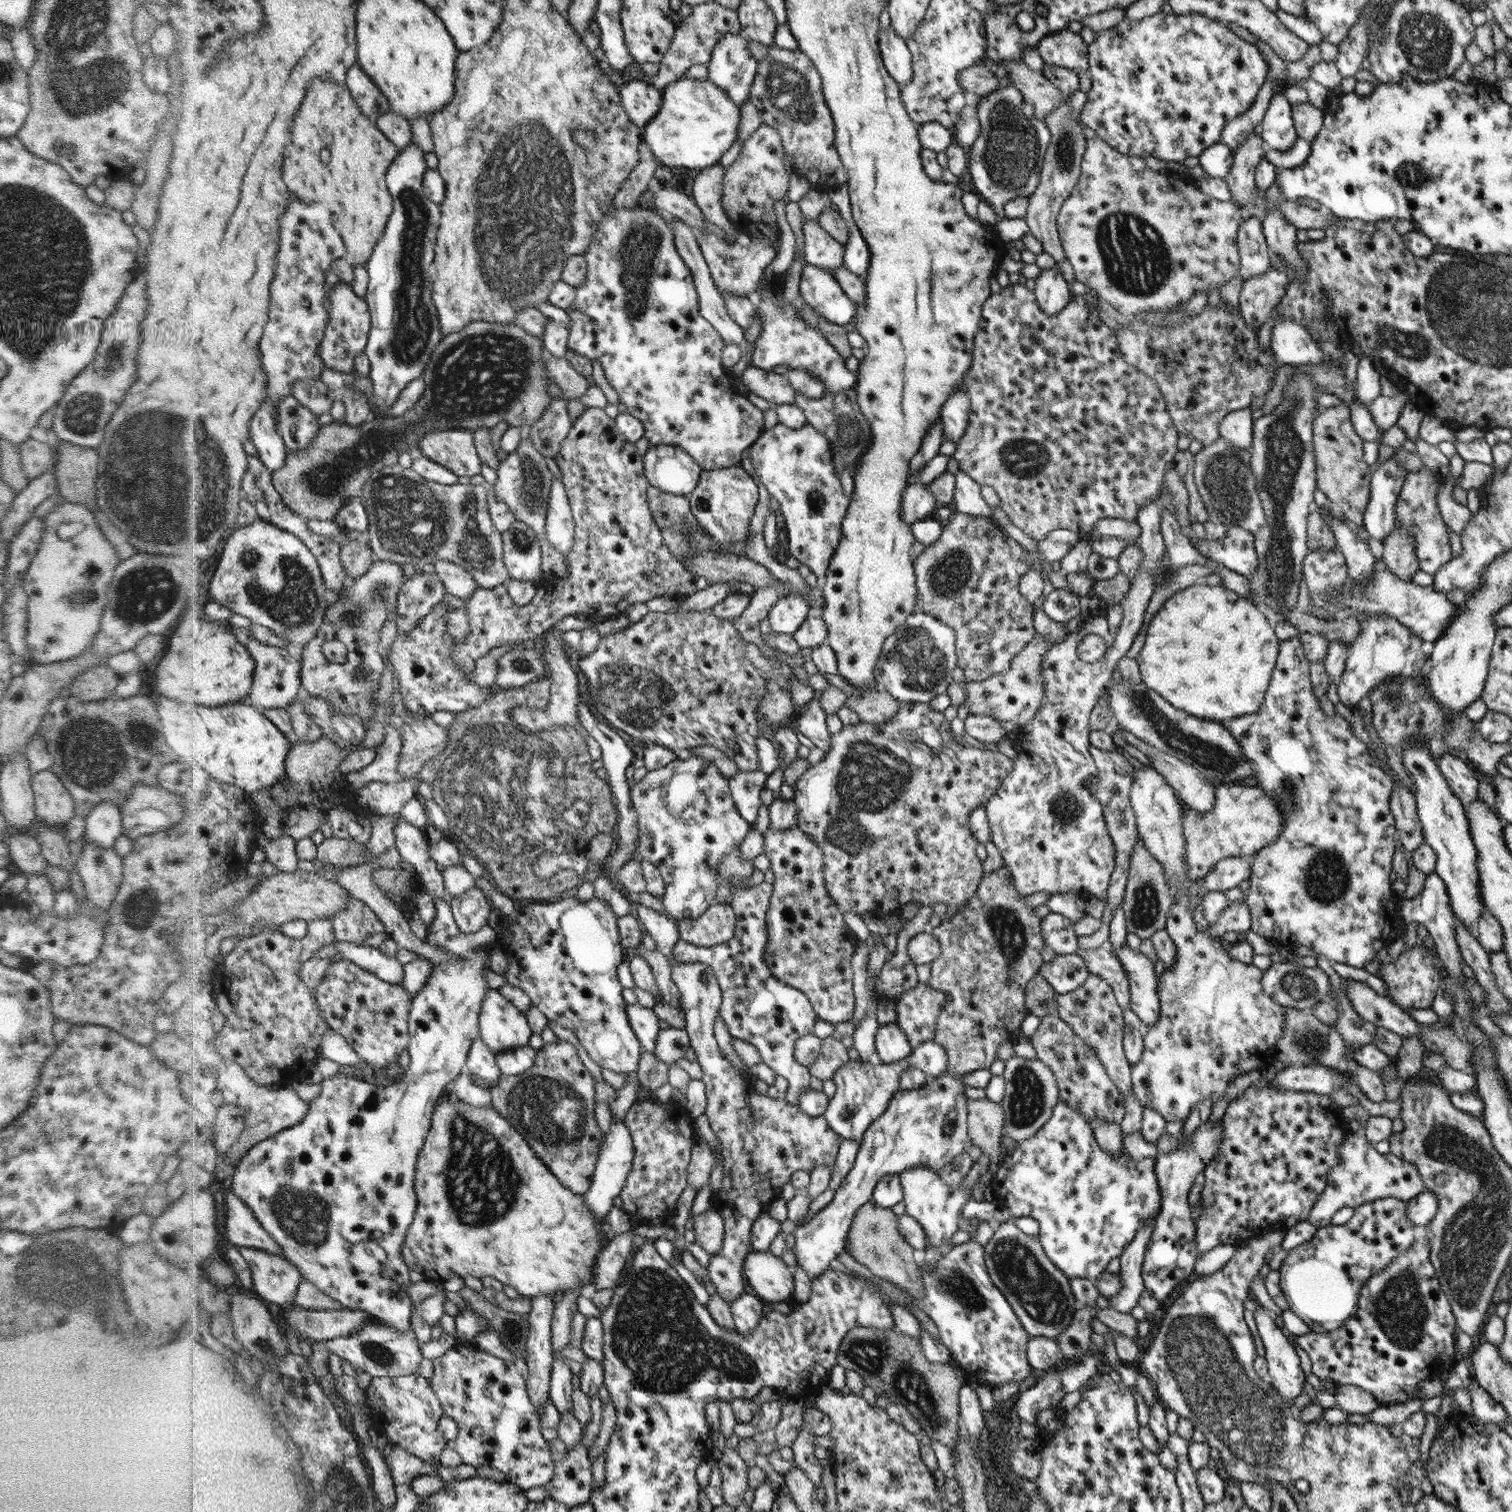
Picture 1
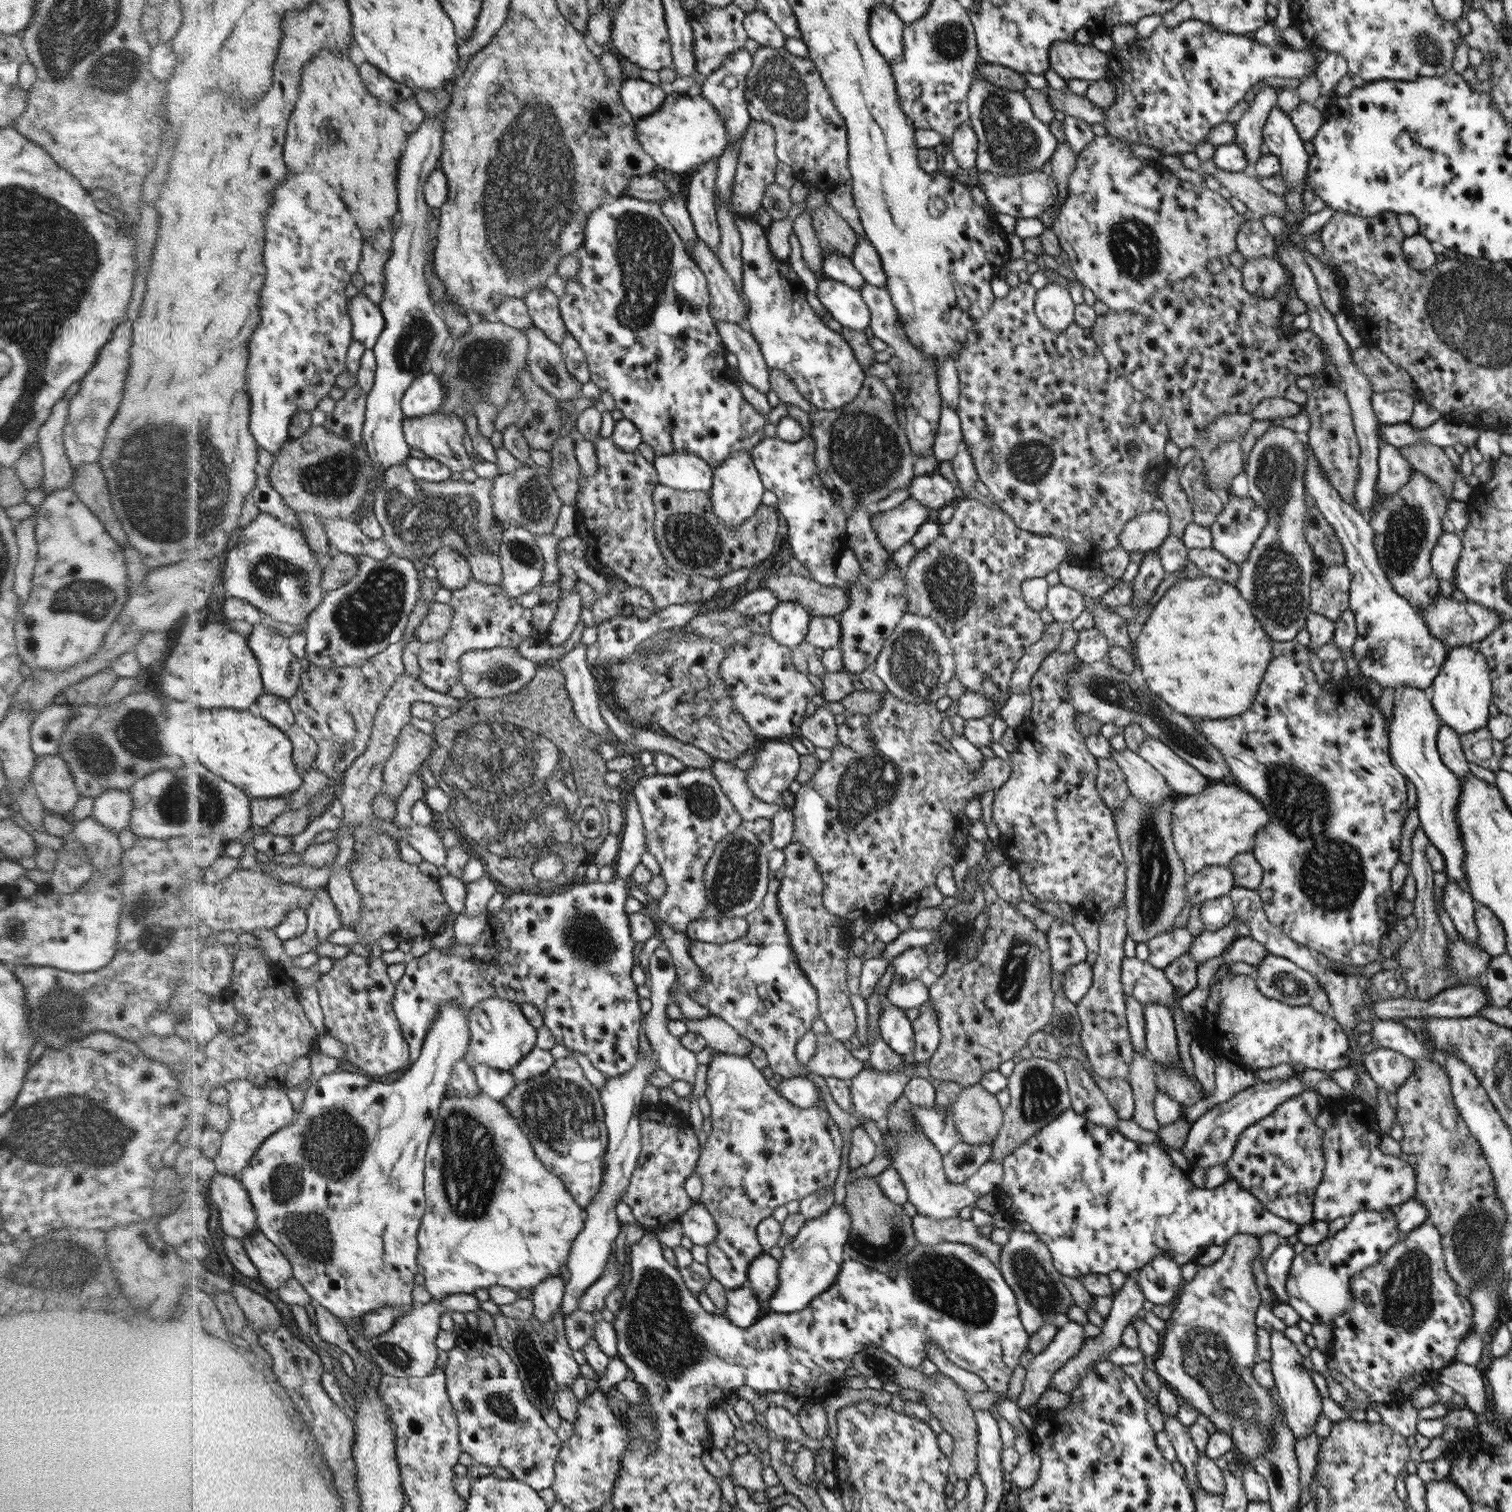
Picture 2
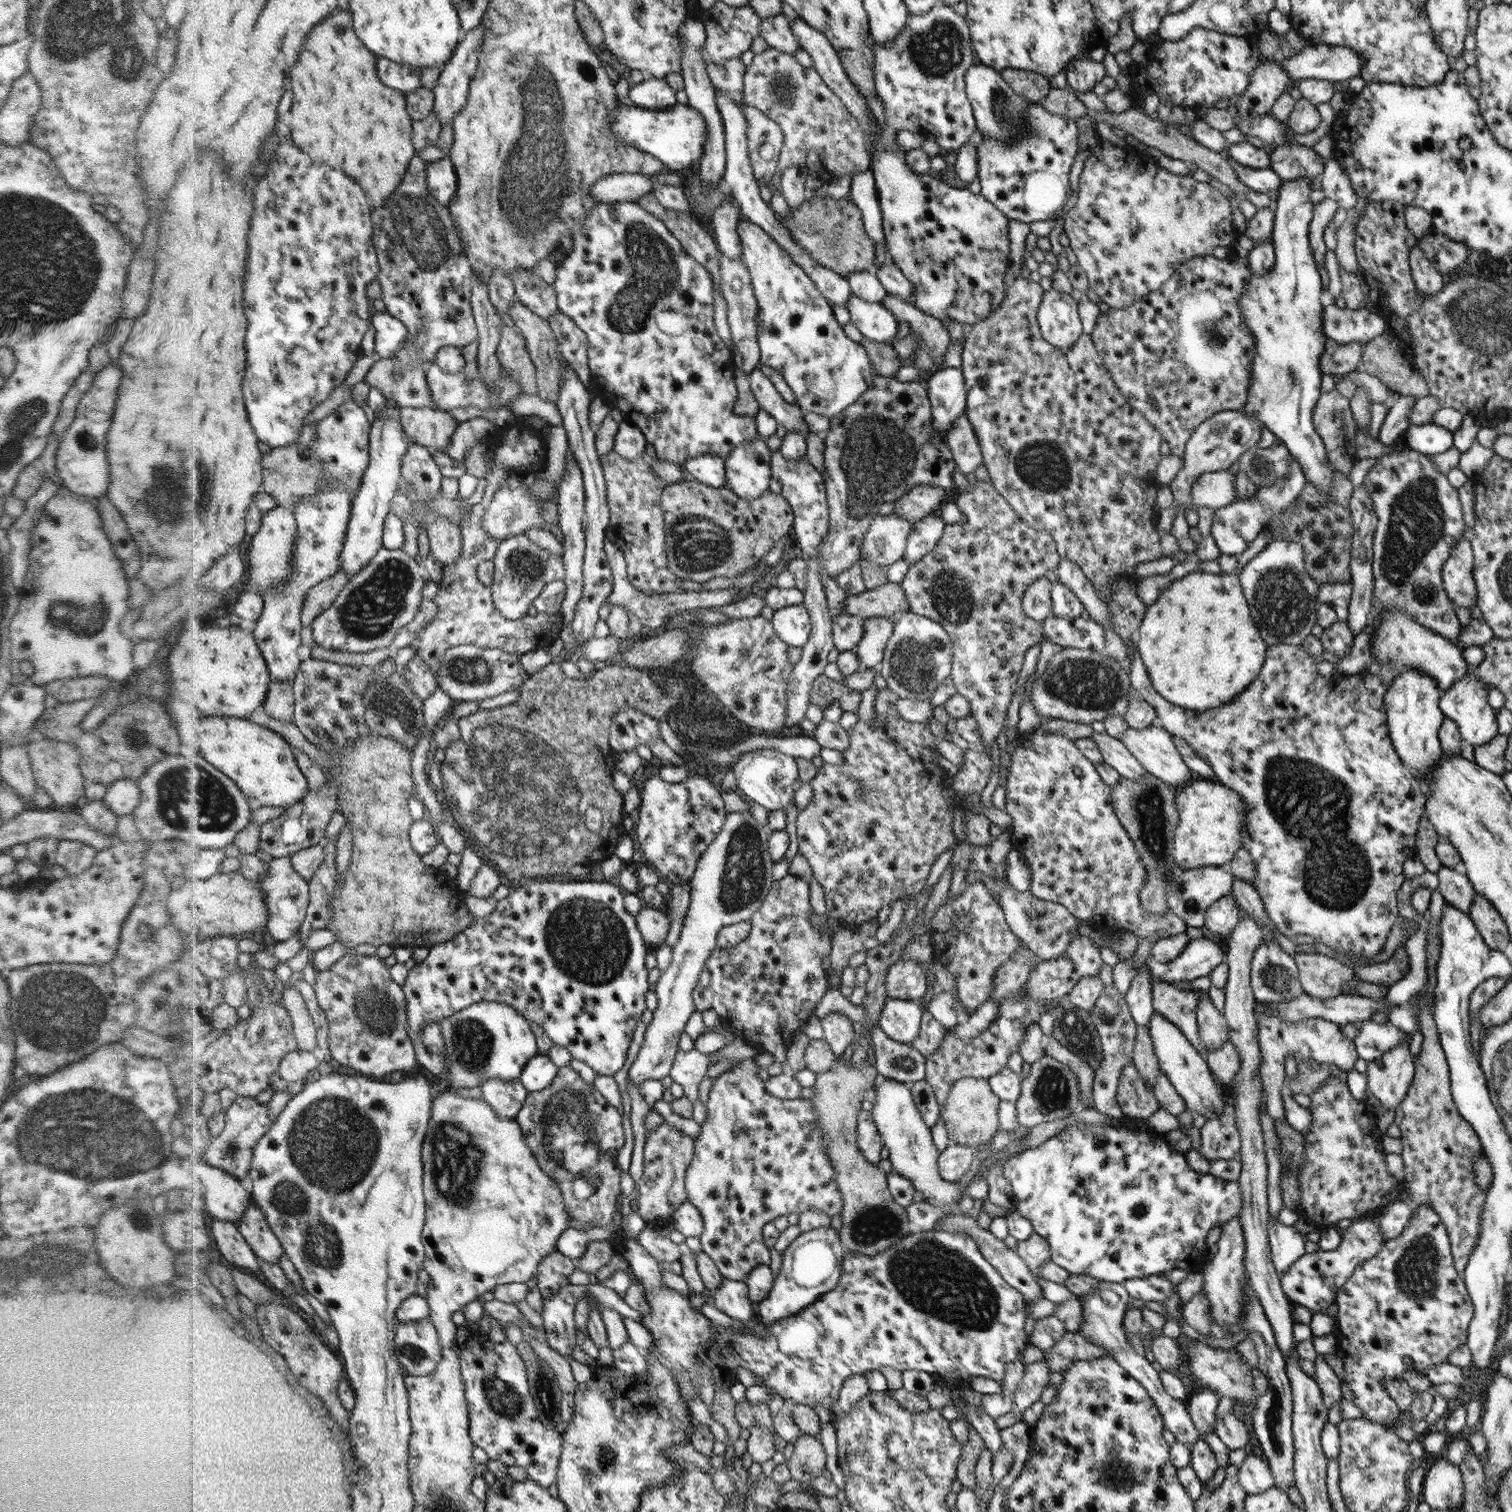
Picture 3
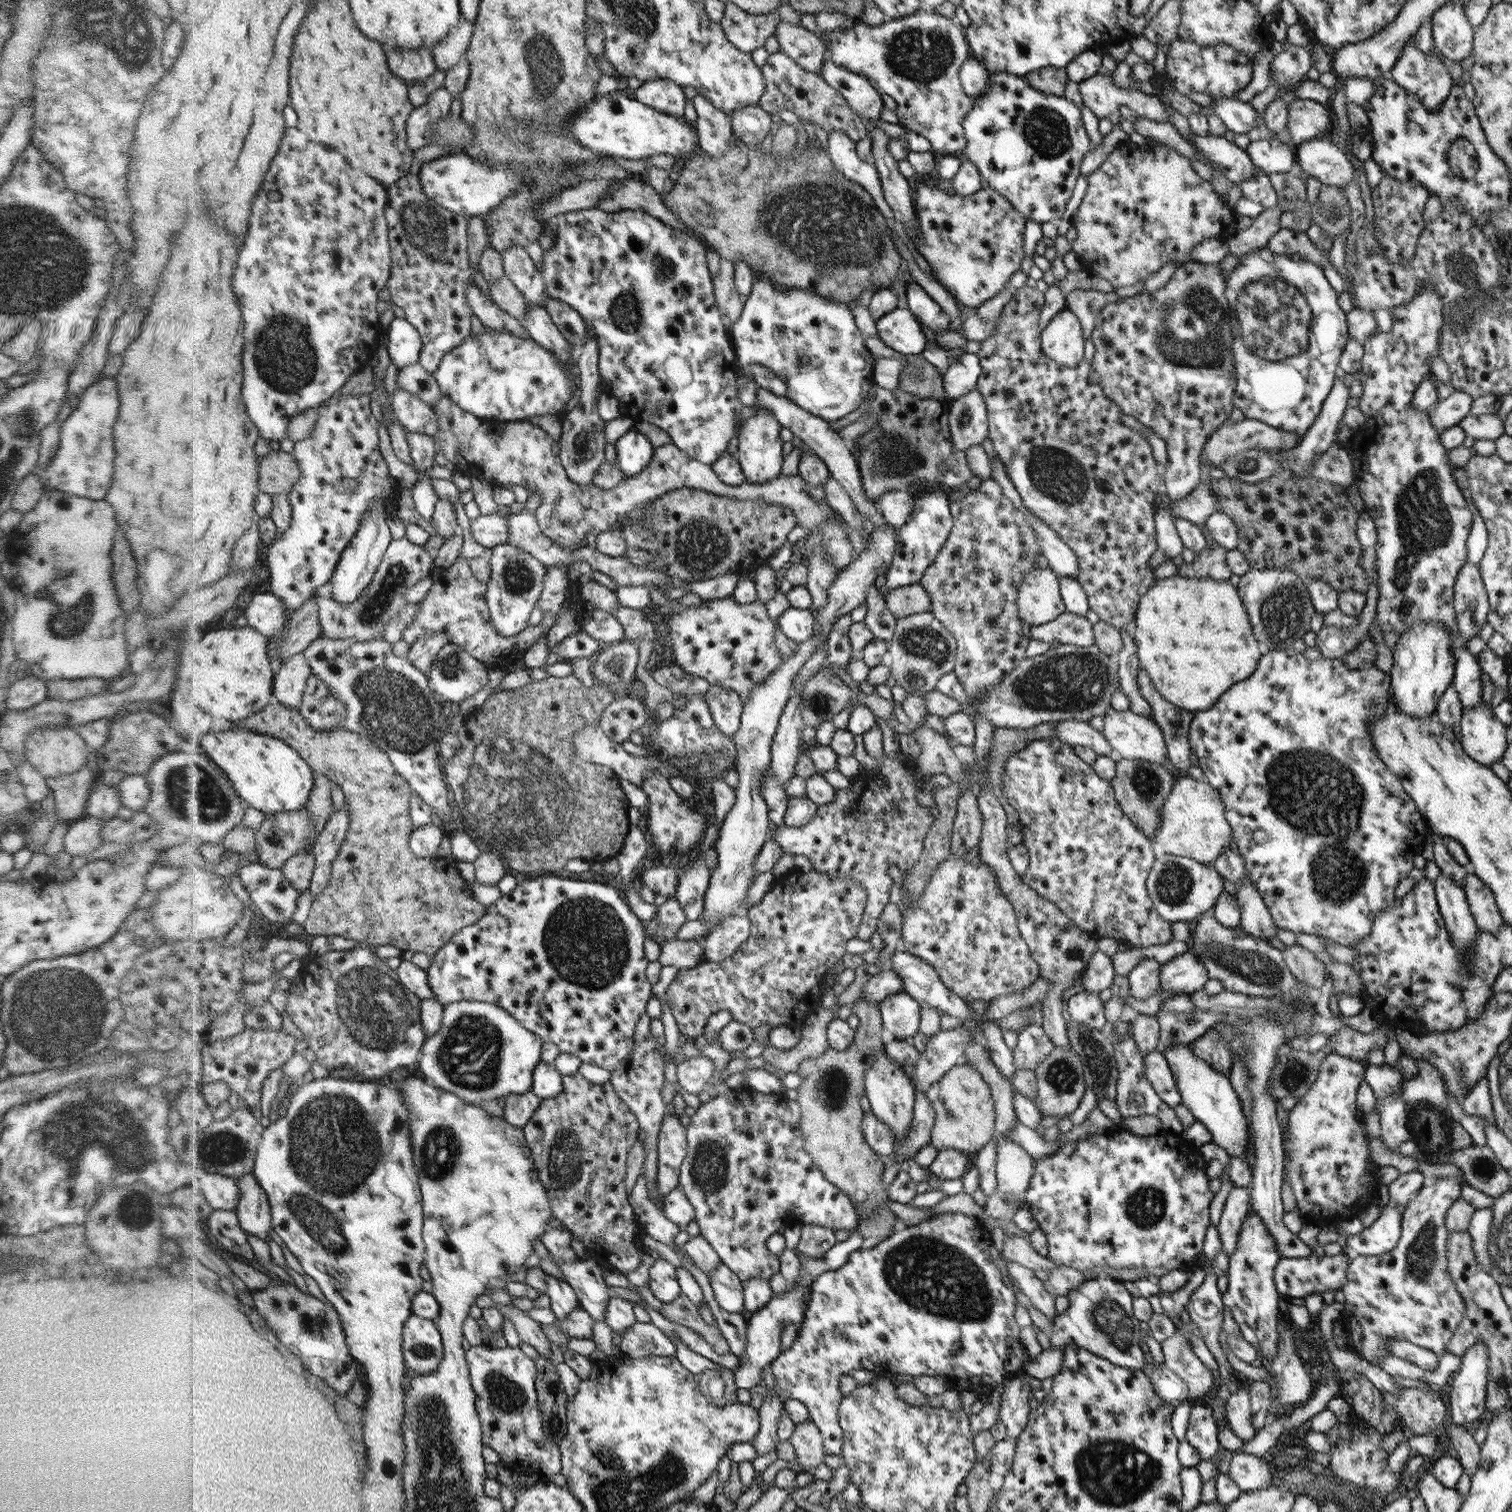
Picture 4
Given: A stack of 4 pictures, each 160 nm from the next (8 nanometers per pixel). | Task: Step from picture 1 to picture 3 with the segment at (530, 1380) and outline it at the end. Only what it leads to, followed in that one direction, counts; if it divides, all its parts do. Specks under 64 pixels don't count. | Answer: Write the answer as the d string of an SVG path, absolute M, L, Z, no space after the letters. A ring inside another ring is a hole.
M555 1250L539 1266L539 1276L535 1278L543 1302L556 1296L559 1290L573 1281L576 1263Z

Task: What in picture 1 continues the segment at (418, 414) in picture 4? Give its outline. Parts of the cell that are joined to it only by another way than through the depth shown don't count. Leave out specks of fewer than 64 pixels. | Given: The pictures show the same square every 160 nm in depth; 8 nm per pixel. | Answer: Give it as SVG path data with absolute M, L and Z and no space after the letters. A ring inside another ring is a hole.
M451 429L430 433L420 443L421 452L458 477L481 474L481 461L473 431Z

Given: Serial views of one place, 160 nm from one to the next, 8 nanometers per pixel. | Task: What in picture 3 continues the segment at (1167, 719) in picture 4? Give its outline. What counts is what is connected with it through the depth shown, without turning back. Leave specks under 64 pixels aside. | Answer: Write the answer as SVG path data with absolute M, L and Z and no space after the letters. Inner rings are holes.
M1021 276L1016 278L1009 284L1003 304L996 308L994 313L983 318L984 322L978 321L971 325L970 330L965 334L965 343L961 352L961 369L966 388L968 388L965 414L970 421L970 425L972 425L972 429L974 429L974 435L978 438L983 464L990 473L992 485L1007 499L1015 509L1016 514L1019 514L1020 519L1027 522L1032 529L1048 532L1055 540L1056 546L1060 546L1060 556L1075 562L1082 569L1097 594L1106 602L1105 605L1109 608L1111 614L1112 628L1126 642L1126 646L1128 646L1126 658L1130 658L1131 662L1134 646L1131 642L1131 634L1139 630L1147 610L1147 606L1137 595L1137 586L1141 577L1135 573L1135 566L1138 563L1154 561L1163 556L1160 552L1158 530L1152 526L1154 500L1156 500L1156 494L1152 494L1152 492L1158 492L1158 488L1150 488L1150 486L1156 486L1152 472L1156 472L1156 466L1160 462L1160 444L1162 444L1163 436L1154 424L1132 408L1131 403L1116 386L1111 371L1103 362L1091 335L1083 334L1071 346L1071 349L1066 350L1052 346L1052 343L1043 339L1039 329L1038 310L1040 304L1042 304L1044 293L1045 291L1039 283Z

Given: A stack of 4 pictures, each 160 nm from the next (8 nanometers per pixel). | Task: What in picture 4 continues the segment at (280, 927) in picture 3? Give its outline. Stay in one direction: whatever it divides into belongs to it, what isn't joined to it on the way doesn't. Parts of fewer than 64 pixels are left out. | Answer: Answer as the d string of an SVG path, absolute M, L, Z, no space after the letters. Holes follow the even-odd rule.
M258 861L246 863L240 876L268 923L292 922L303 892L292 886L283 869L271 869Z

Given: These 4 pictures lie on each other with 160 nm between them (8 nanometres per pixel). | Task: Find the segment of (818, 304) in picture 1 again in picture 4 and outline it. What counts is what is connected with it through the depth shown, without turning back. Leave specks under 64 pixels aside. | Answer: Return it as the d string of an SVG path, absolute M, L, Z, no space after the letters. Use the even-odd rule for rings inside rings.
M898 306L876 322L877 336L890 348L905 355L920 355L927 340L920 322L908 306Z

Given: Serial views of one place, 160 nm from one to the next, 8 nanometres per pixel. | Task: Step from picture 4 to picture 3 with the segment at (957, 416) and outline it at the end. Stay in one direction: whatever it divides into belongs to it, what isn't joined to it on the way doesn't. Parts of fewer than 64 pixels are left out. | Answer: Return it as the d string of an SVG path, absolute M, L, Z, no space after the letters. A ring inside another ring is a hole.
M966 414L954 422L945 438L956 462L956 469L962 475L974 473L976 468L983 464L978 438L974 435L974 429L972 429Z

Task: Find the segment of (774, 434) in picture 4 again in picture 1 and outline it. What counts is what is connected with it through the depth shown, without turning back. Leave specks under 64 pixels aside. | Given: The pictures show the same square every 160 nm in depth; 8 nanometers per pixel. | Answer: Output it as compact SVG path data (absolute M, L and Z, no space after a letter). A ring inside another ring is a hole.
M741 464L726 469L703 470L700 482L688 497L699 523L718 545L740 543L750 534L750 518L758 502L758 486Z

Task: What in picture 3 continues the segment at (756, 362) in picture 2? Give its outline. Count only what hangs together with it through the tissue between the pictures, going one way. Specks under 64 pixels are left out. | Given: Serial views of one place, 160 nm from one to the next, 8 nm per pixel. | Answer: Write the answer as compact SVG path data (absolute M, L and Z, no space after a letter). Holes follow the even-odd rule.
M756 367L748 379L754 398L764 412L768 412L778 424L783 425L786 432L798 432L802 438L808 438L811 431L804 420L803 410L797 404L786 403L774 383L770 382L760 368Z

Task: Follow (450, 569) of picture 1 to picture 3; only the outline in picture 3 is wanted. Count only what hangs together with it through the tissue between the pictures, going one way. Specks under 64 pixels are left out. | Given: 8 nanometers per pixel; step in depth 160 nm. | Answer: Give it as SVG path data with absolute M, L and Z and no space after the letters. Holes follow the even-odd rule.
M437 516L428 526L431 555L443 565L452 564L462 553L461 527L445 516Z

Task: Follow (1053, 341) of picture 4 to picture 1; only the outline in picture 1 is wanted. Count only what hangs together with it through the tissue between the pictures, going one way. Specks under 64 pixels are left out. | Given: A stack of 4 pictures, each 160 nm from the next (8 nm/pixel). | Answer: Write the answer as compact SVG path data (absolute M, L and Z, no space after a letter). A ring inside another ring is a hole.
M1058 264L1042 269L1035 282L1035 296L1044 312L1058 316L1063 314L1065 306L1071 301L1072 293L1068 290L1068 282L1062 278L1058 270Z

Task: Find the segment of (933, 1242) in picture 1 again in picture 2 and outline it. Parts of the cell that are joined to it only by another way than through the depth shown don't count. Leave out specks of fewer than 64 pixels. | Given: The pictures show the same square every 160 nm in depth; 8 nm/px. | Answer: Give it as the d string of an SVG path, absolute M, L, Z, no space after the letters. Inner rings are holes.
M891 1104L887 1112L887 1126L897 1141L897 1152L893 1154L891 1166L898 1172L903 1180L907 1190L908 1202L914 1204L917 1214L926 1216L934 1220L945 1220L958 1216L962 1208L974 1204L980 1196L988 1194L991 1190L995 1192L1002 1182L1004 1173L1004 1158L998 1158L996 1161L988 1161L982 1165L976 1174L967 1179L961 1186L952 1184L947 1178L947 1173L943 1170L943 1159L940 1151L935 1147L934 1142L919 1128L919 1122L916 1122L915 1115L905 1108L897 1108Z

